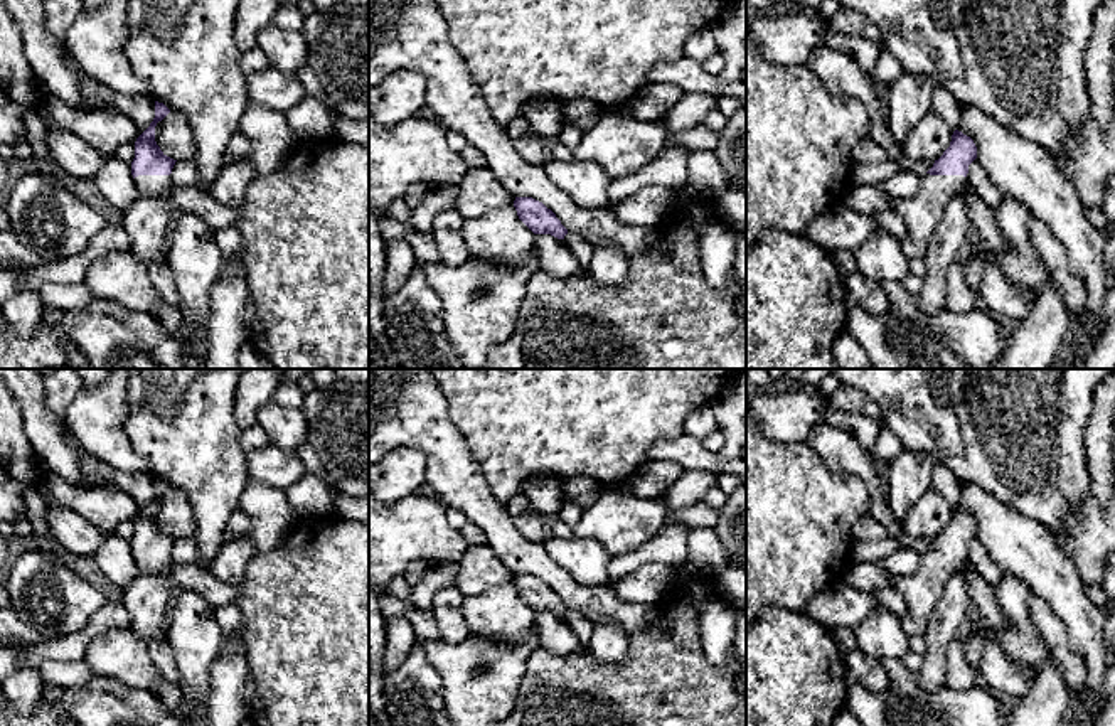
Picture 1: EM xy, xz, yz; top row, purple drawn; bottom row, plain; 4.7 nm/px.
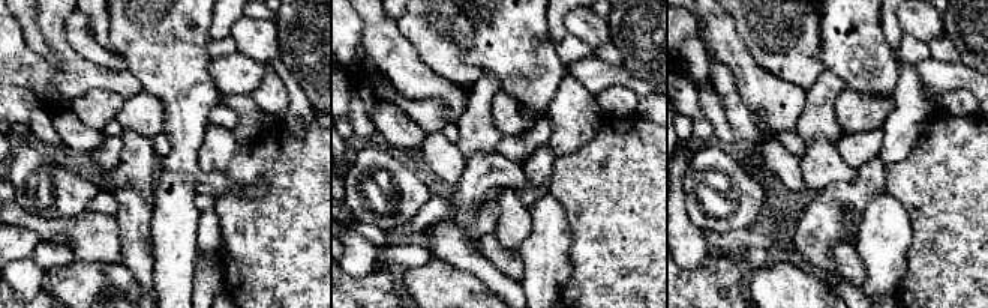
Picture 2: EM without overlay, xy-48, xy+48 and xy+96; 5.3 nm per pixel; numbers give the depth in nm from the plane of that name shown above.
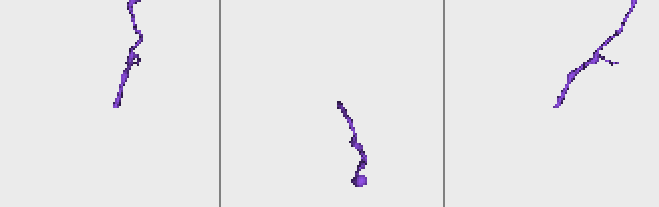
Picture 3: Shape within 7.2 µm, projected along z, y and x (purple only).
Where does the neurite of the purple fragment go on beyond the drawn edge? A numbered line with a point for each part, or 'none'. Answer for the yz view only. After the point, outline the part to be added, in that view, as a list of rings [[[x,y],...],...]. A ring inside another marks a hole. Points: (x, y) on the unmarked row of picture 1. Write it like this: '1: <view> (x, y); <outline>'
1: yz (922, 590); [[[925,551],[920,568],[913,574],[896,579],[894,588],[908,606],[908,617],[901,622],[906,637],[925,635],[948,579],[965,559],[963,553]]]

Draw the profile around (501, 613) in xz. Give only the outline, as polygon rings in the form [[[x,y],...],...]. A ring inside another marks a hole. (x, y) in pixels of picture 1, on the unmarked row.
[[[512,581],[465,596],[463,617],[472,633],[520,643],[532,627],[534,610],[519,596]]]

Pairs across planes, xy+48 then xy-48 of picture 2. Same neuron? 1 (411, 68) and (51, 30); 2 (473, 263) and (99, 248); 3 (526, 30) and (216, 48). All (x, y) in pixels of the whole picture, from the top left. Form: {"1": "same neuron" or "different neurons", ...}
{"1": "different neurons", "2": "same neuron", "3": "different neurons"}

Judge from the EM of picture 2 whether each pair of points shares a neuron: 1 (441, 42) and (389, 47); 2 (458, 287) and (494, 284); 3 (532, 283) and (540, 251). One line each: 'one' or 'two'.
1: two
2: two
3: one

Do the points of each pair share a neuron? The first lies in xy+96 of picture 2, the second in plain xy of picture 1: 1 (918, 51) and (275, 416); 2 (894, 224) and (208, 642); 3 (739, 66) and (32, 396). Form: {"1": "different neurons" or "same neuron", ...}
{"1": "different neurons", "2": "different neurons", "3": "same neuron"}

